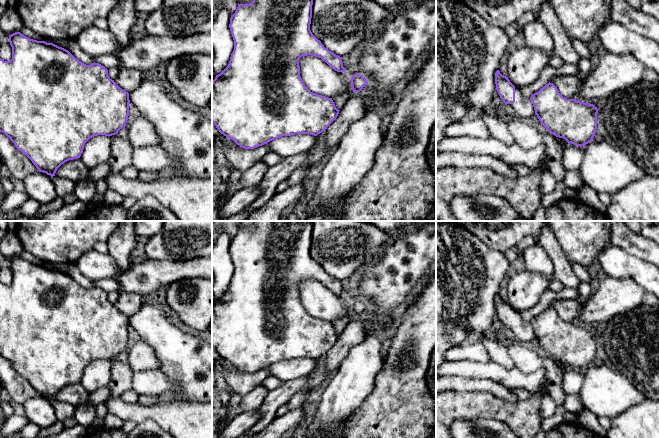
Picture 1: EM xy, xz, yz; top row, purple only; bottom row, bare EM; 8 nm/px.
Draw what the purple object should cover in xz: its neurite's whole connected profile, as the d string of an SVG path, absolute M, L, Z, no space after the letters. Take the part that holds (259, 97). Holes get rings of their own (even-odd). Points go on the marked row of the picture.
M253 0L251 4L239 4L230 18L229 28L234 40L234 50L231 54L228 66L212 81L212 122L218 131L224 136L232 139L237 145L245 149L254 149L268 142L278 139L282 136L291 136L295 134L310 134L317 136L327 129L327 127L337 118L339 111L332 100L326 96L322 96L311 92L303 83L300 77L299 59L302 56L312 55L321 58L332 69L337 72L345 72L342 57L329 51L318 40L310 30L312 18L313 0Z

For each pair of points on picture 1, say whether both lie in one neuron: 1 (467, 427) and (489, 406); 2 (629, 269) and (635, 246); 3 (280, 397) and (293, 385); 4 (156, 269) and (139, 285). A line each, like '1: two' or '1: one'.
1: two
2: two
3: one
4: one

